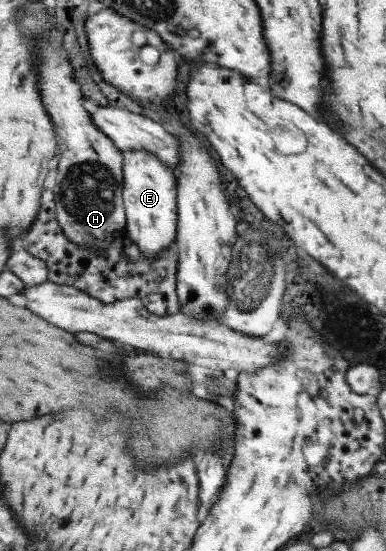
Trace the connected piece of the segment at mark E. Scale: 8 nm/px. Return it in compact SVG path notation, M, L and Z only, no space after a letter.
M123 150L124 153L124 175L125 187L123 191L125 205L127 206L127 227L128 236L132 238L146 256L160 256L166 248L173 247L177 242L178 235L178 181L174 170L164 161L159 161L158 155L148 150Z

